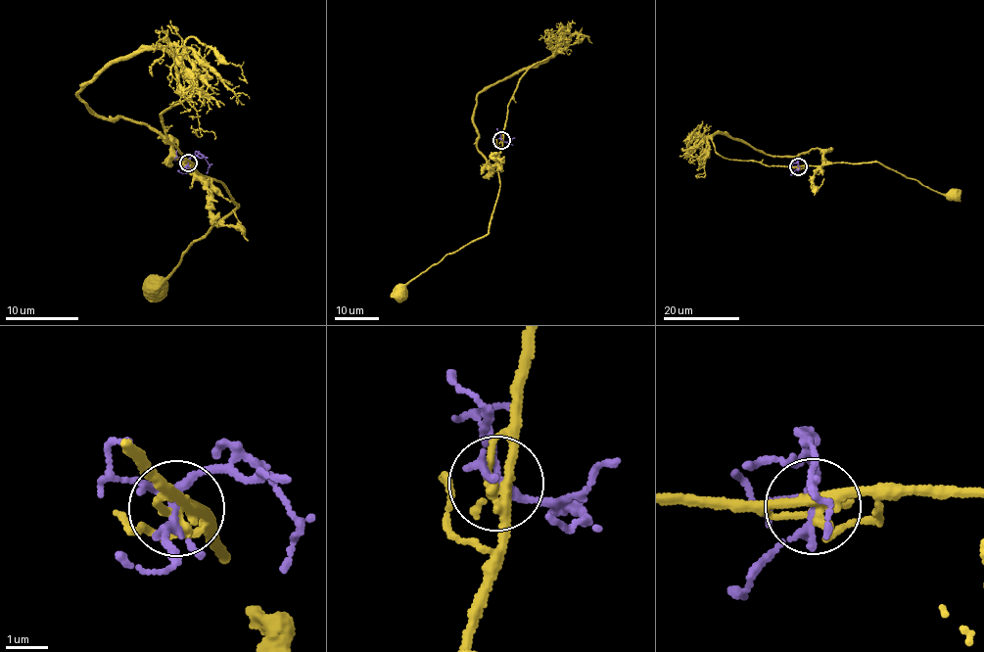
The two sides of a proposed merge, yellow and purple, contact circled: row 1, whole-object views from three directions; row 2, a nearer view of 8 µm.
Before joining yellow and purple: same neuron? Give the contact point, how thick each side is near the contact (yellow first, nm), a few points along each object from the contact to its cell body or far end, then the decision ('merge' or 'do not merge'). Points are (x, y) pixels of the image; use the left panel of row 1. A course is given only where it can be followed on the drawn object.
(188, 162) | 280/180 nm | yellow via (188, 162), (224, 184), (238, 206), (212, 223), (205, 237), (188, 245), (171, 272), (151, 286), (146, 299) | purple via (188, 162), (192, 157), (202, 155), (209, 163), (205, 173) | do not merge

